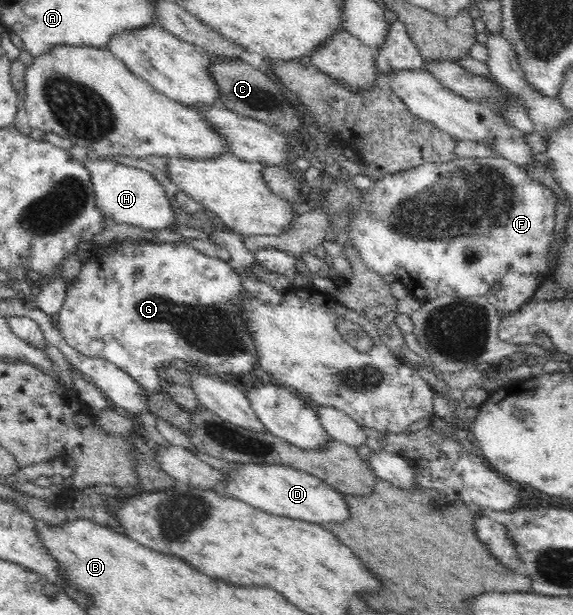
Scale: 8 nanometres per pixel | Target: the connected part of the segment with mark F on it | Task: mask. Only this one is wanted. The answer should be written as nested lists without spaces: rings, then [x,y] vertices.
[[[499,155],[497,157],[455,158],[447,163],[424,163],[408,170],[373,179],[369,190],[362,192],[360,208],[357,208],[350,215],[347,234],[361,256],[362,262],[369,270],[379,273],[381,277],[386,275],[396,276],[397,281],[405,284],[413,297],[419,302],[434,301],[442,296],[486,297],[488,303],[491,303],[497,313],[502,316],[521,308],[521,305],[525,305],[550,276],[549,247],[551,247],[551,241],[553,241],[556,202],[555,193],[548,186],[541,184],[538,180],[533,180],[523,168]]]

